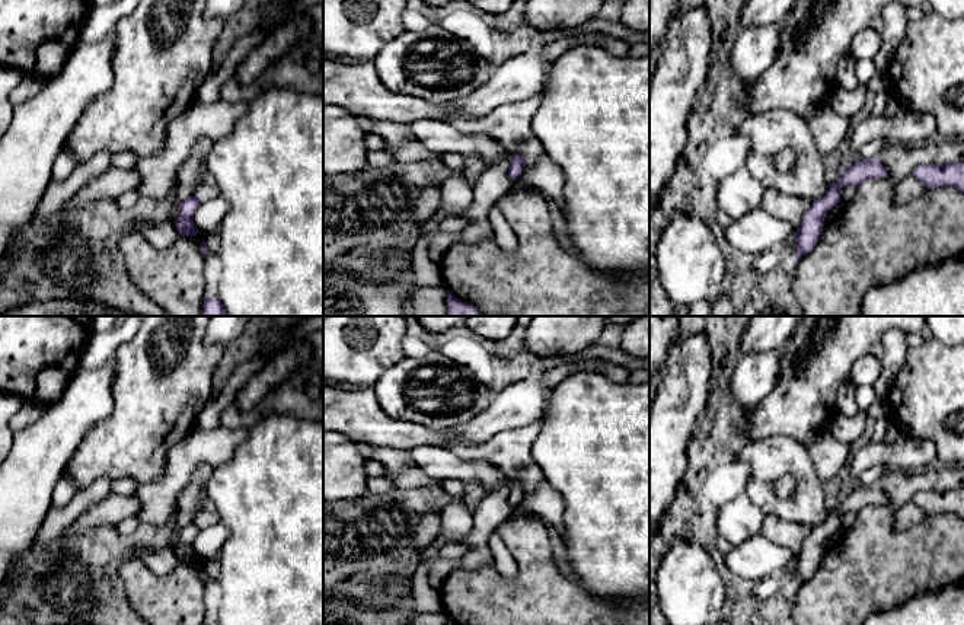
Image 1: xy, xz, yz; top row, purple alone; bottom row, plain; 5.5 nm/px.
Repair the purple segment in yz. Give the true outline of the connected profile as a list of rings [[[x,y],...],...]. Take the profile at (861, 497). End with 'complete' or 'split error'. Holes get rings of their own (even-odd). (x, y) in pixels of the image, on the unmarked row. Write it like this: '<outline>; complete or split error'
[[[785,436],[747,443],[737,459],[750,466],[744,492],[766,516],[775,514],[813,527],[797,555],[795,589],[808,581],[820,567],[824,542],[840,527],[845,513],[858,513],[888,501],[880,484],[858,484],[845,498],[840,498],[836,508],[829,511],[824,503],[824,485],[818,481],[808,449]],[[785,475],[794,476],[794,491],[786,498],[779,498],[773,484]]]; split error

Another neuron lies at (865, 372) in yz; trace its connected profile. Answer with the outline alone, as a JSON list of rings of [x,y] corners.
[[[868,353],[862,355],[858,361],[855,361],[849,379],[856,388],[874,386],[881,376],[881,372],[881,360],[878,360],[874,354]]]

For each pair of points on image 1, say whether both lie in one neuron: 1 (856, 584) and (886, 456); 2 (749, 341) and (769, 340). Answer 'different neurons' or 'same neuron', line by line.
1: different neurons
2: same neuron

